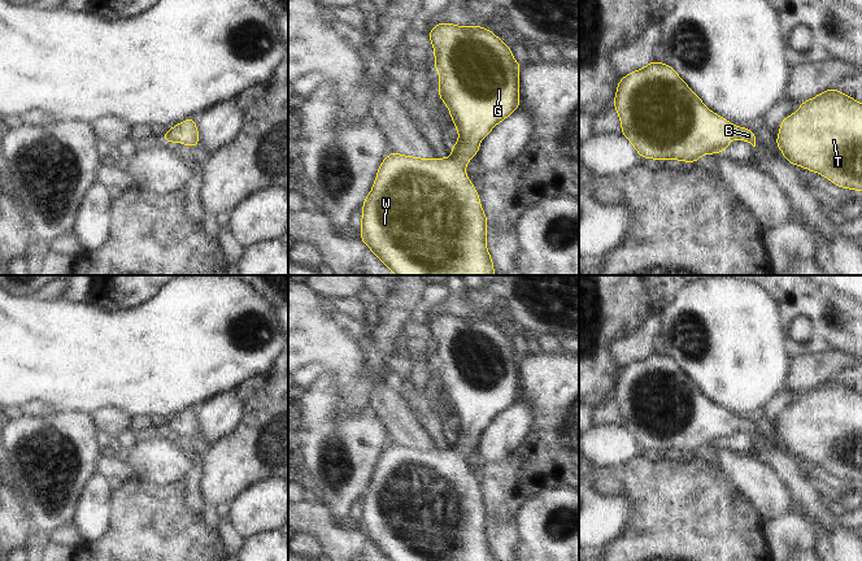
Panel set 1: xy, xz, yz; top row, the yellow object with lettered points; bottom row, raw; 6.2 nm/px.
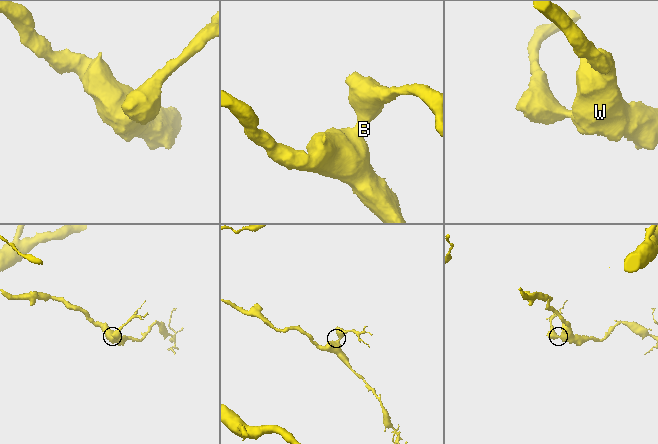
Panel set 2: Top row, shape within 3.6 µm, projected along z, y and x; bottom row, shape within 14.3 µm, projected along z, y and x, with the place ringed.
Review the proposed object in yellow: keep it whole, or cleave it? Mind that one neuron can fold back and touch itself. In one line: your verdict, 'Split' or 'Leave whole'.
Leave whole.

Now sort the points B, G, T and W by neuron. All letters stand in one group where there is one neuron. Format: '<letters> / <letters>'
B G T W

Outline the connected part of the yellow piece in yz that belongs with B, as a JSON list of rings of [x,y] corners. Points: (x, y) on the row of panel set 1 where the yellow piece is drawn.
[[[653,61],[619,79],[614,108],[622,122],[621,132],[641,157],[697,162],[705,153],[724,152],[732,139],[743,139],[756,147],[753,131],[731,125],[709,110],[667,64]]]

